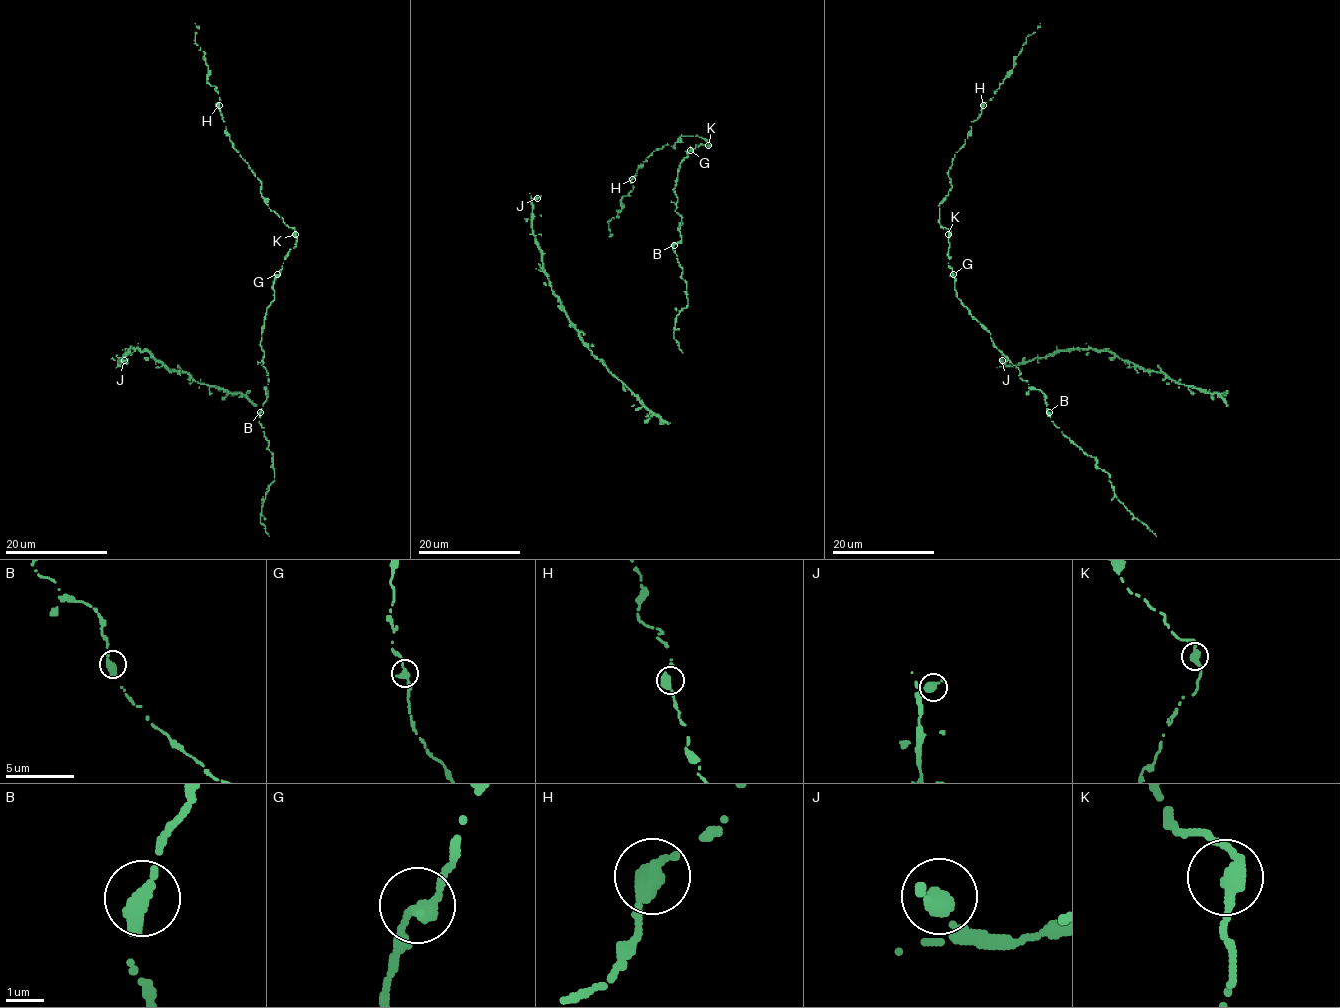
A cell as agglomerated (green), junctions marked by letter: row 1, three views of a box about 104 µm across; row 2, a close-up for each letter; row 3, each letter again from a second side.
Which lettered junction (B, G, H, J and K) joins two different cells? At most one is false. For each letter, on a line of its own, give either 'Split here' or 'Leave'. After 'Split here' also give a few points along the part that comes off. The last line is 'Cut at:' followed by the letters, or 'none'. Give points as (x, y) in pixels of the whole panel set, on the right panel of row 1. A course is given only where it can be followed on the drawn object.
B: Leave
G: Leave
H: Leave
J: Leave
K: Leave
Cut at: none

